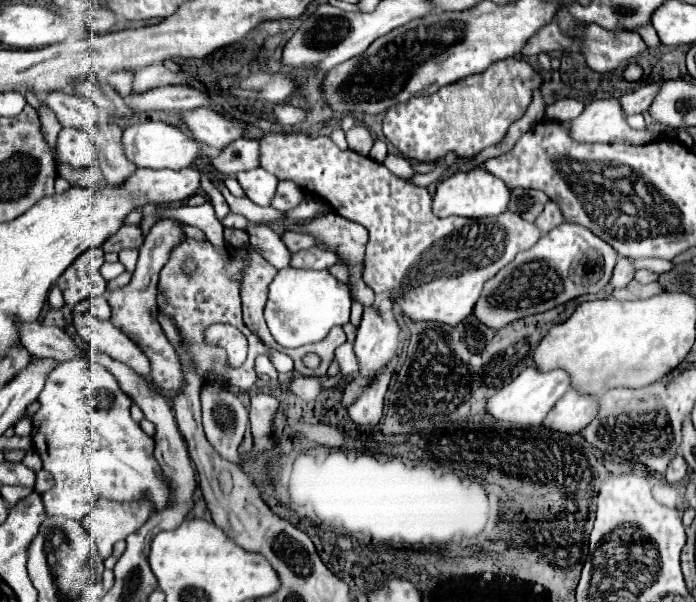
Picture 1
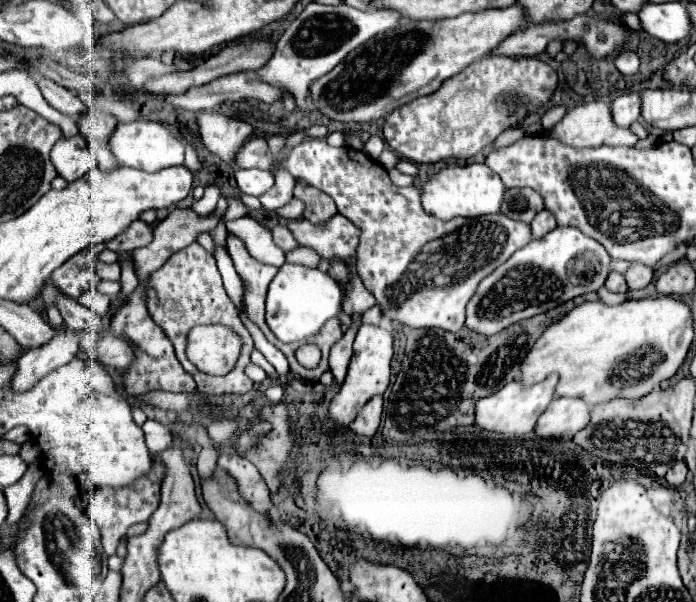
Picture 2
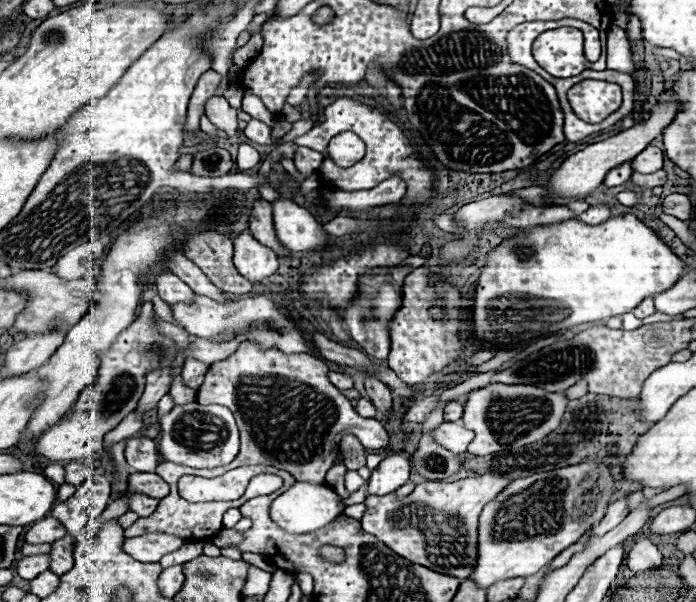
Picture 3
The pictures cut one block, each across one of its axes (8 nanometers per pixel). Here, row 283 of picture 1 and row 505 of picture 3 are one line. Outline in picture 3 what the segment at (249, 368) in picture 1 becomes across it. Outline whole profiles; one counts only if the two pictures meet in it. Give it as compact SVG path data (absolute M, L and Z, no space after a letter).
M162 462L156 466L156 474L162 476L168 484L170 484L170 494L166 498L160 500L156 512L148 518L138 518L132 526L128 526L124 530L126 538L134 538L134 536L142 536L142 534L150 534L150 532L166 532L166 534L174 534L174 536L184 536L188 540L204 540L204 538L212 538L216 536L216 532L222 530L222 516L228 508L238 508L242 506L242 498L236 502L212 502L212 504L190 504L190 502L182 502L182 498L176 492L176 480L182 474L196 474L196 470L186 468L186 466L176 466L176 464L168 464Z

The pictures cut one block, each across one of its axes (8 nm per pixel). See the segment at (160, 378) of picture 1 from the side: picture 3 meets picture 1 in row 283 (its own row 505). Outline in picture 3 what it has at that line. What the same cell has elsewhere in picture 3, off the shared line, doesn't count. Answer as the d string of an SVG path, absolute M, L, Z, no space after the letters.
M132 494L130 500L128 500L128 504L130 504L130 510L136 512L138 516L150 516L156 510L158 500L156 498L148 498L144 494L142 496L140 494Z

